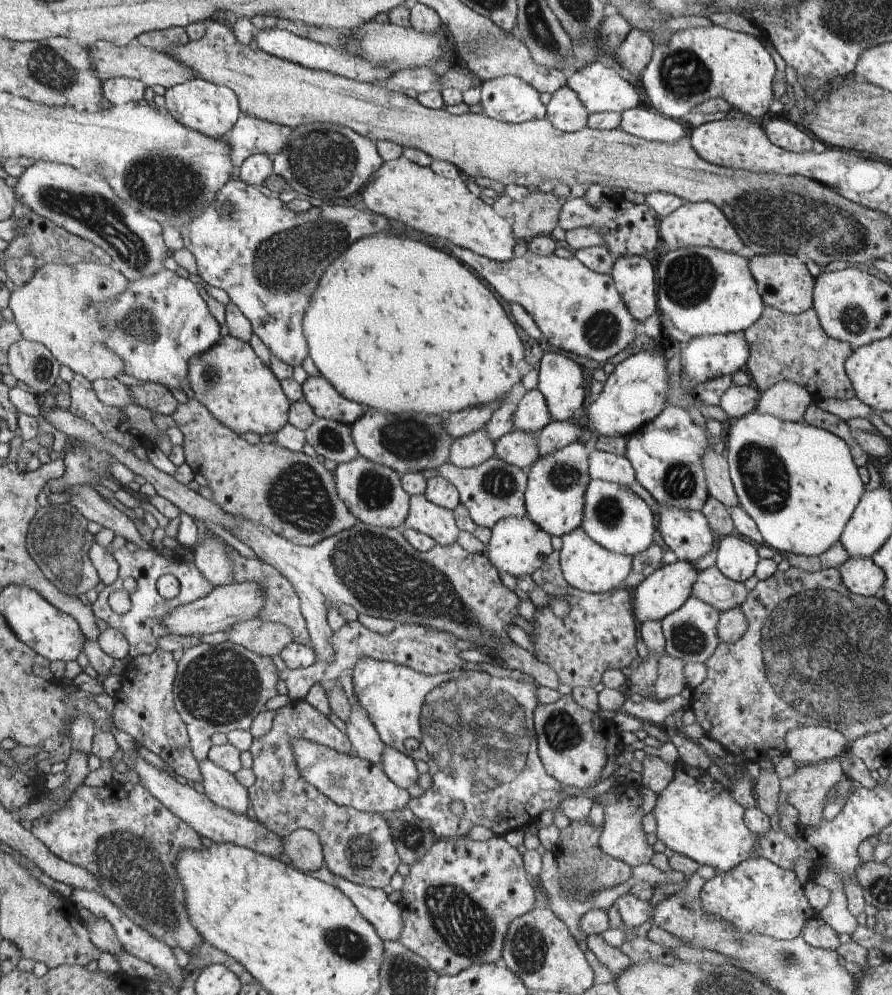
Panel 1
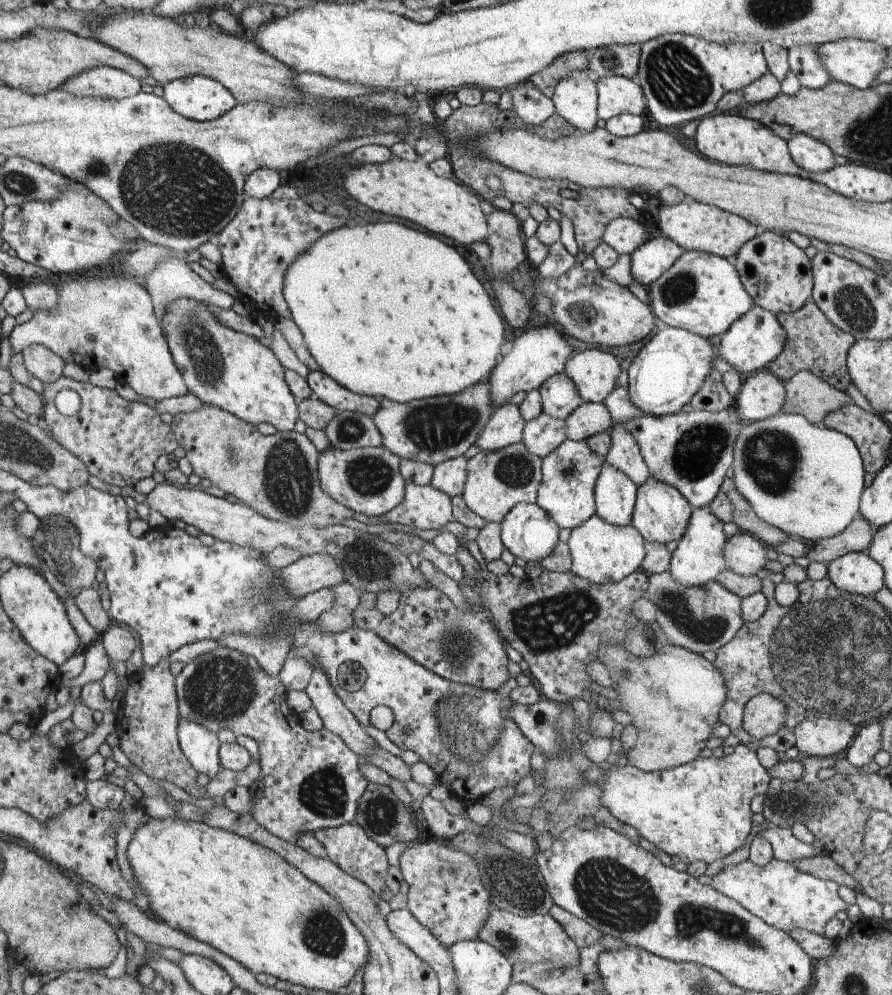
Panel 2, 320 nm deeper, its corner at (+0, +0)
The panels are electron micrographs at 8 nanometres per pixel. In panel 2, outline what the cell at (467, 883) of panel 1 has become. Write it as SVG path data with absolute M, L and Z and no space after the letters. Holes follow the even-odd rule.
M430 838L427 842L415 842L414 845L404 849L399 856L404 881L401 883L399 892L407 894L408 909L430 932L448 949L455 942L469 941L478 938L477 934L482 923L494 906L491 897L482 884L479 876L479 868L475 865L473 856L465 852L452 850L449 843L442 842L436 838Z

